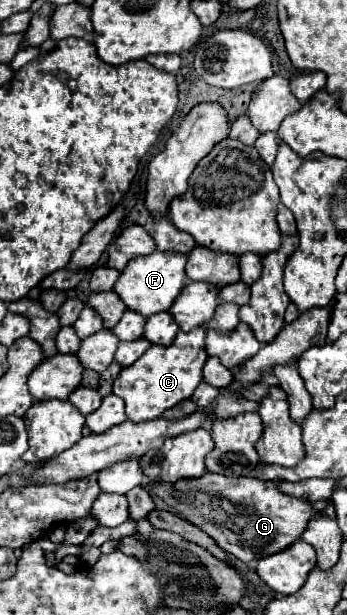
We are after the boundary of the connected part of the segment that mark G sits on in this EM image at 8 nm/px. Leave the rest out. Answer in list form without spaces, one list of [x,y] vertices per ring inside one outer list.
[[[207,472],[201,478],[179,480],[175,484],[151,482],[145,490],[155,492],[185,520],[207,532],[225,552],[233,554],[241,562],[259,560],[285,550],[301,538],[311,516],[321,514],[311,506],[311,502],[295,496],[291,498],[279,492],[275,482],[263,482],[257,478],[227,478]]]

